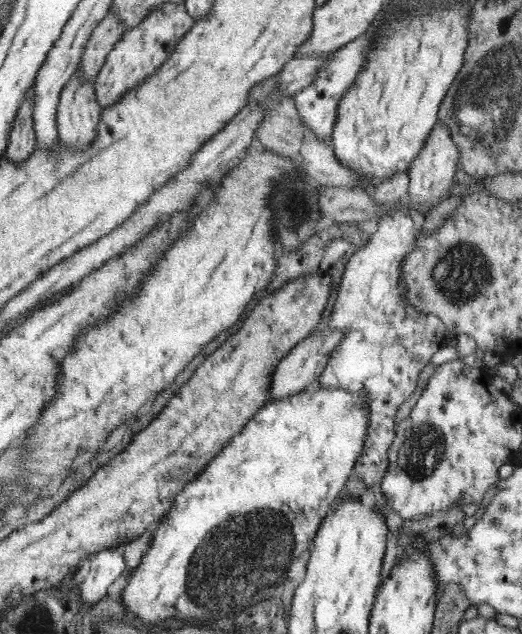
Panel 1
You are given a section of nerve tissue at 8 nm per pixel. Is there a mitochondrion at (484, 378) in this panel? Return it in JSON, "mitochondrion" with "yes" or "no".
{"mitochondrion":"no"}

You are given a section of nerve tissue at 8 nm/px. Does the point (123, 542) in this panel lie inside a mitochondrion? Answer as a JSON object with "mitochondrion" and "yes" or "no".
{"mitochondrion":"no"}

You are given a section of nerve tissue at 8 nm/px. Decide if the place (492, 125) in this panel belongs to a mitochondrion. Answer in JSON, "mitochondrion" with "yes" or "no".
{"mitochondrion":"yes"}

